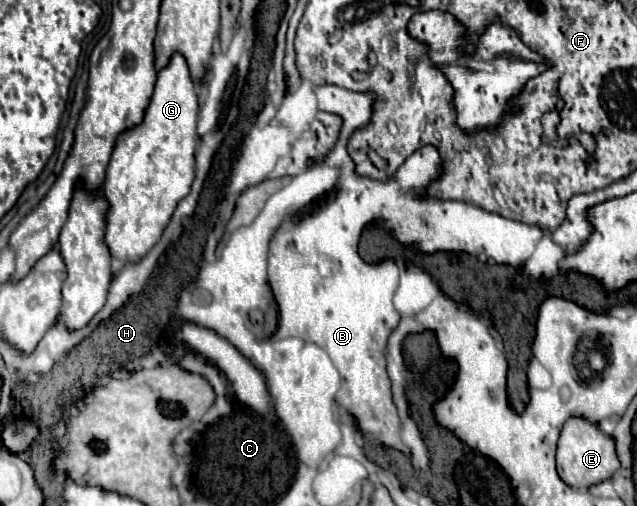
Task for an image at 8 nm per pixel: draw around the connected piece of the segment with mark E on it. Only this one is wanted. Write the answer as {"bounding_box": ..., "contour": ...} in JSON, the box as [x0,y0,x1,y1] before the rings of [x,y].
{"bounding_box":[556,418,620,488],"contour":[[[570,418],[560,434],[558,450],[556,450],[556,468],[558,476],[570,486],[570,488],[590,488],[594,484],[600,484],[620,468],[614,440],[608,438],[598,430],[596,424],[590,424],[582,418]]]}

